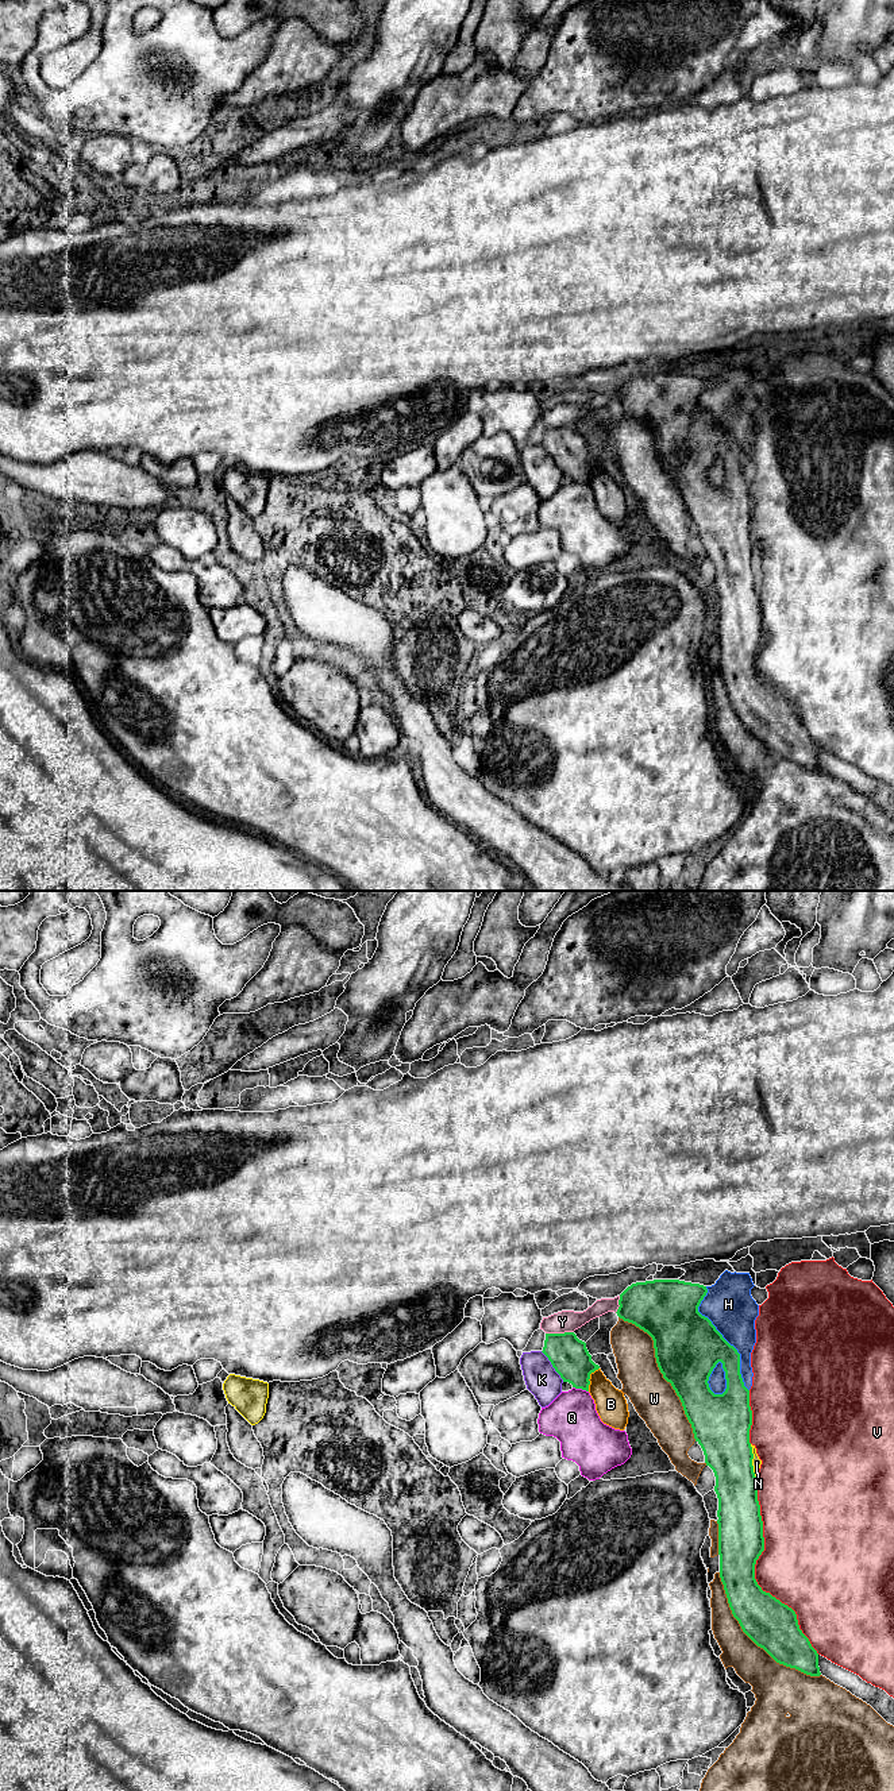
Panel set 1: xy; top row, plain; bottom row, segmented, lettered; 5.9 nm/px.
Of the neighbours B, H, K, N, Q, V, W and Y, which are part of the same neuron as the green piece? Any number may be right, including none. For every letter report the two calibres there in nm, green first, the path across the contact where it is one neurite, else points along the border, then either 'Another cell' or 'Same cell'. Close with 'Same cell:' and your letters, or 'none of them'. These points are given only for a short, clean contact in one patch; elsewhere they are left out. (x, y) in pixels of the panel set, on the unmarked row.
B: Thickness 220 nm (green) against 190 nm. Same cell
H: Thickness 400 nm (green) against 300 nm. Another cell
K: Thickness 220 nm (green) against 200 nm. Boundary: xy (540, 444), (563, 474). Another cell
N: Thickness 320 nm (green) against 60 nm. Another cell
Q: Thickness 220 nm (green) against 300 nm. Another cell
V: Thickness 280 nm (green) against 420 nm. Another cell
W: Thickness 400 nm (green) against 260 nm. Another cell
Y: Thickness 220 nm (green) against 130 nm. Another cell
Same cell: B

